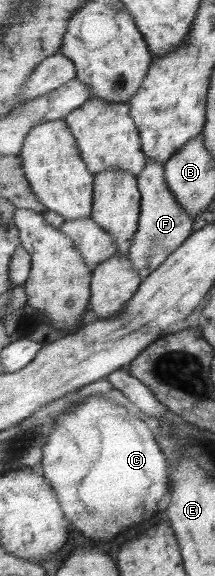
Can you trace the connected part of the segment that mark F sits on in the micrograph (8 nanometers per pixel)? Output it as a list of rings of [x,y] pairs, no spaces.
[[[148,158],[146,168],[139,177],[141,188],[141,219],[134,235],[129,258],[133,267],[140,273],[142,279],[152,274],[186,239],[193,234],[195,218],[177,200],[173,189],[169,187],[165,177],[166,162],[157,162]]]

